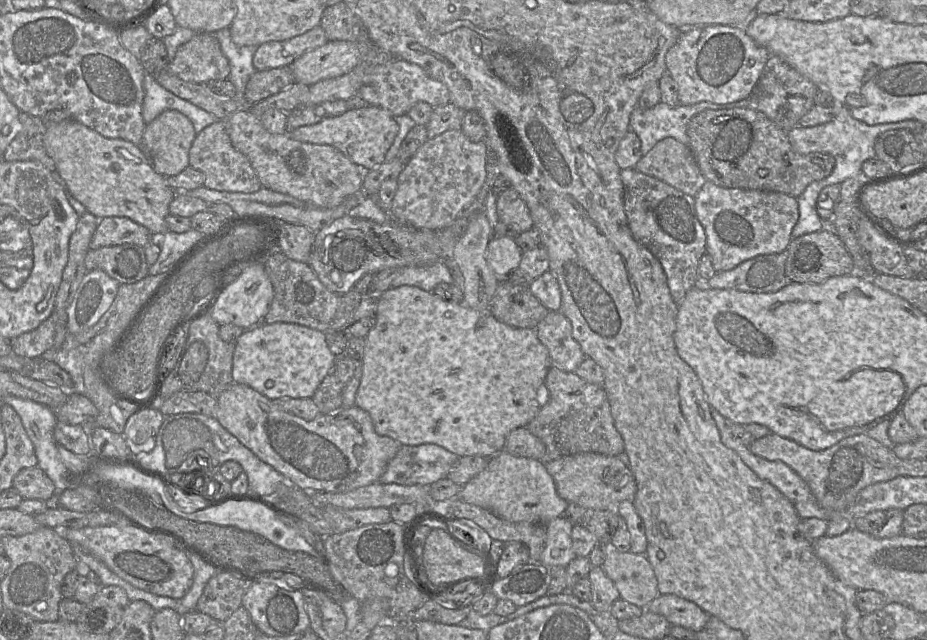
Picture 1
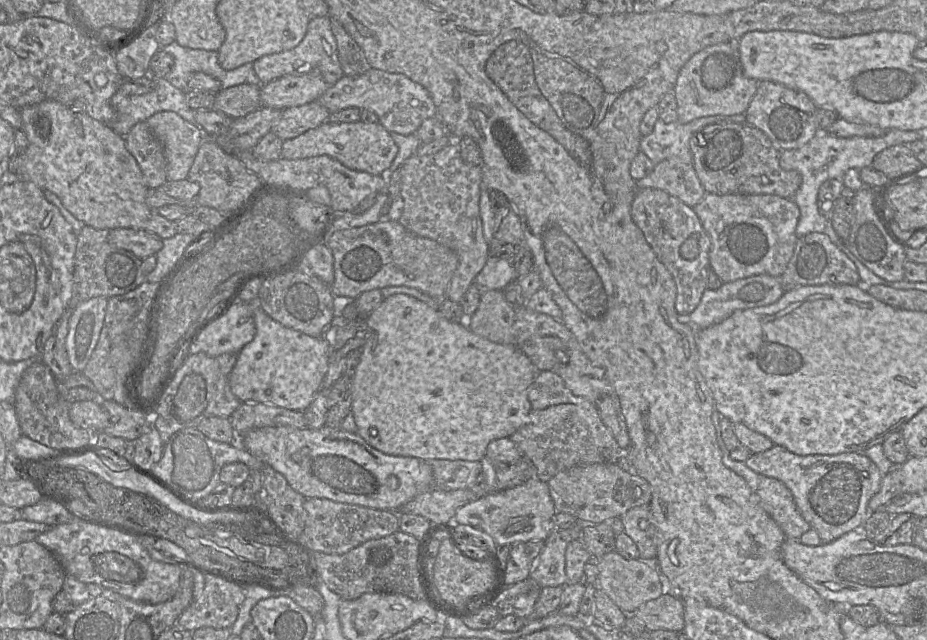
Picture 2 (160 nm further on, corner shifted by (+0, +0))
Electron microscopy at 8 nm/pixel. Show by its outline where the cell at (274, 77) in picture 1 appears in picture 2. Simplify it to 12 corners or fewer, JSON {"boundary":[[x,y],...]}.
{"boundary":[[262,85],[221,89],[213,109],[237,119],[261,106]]}

